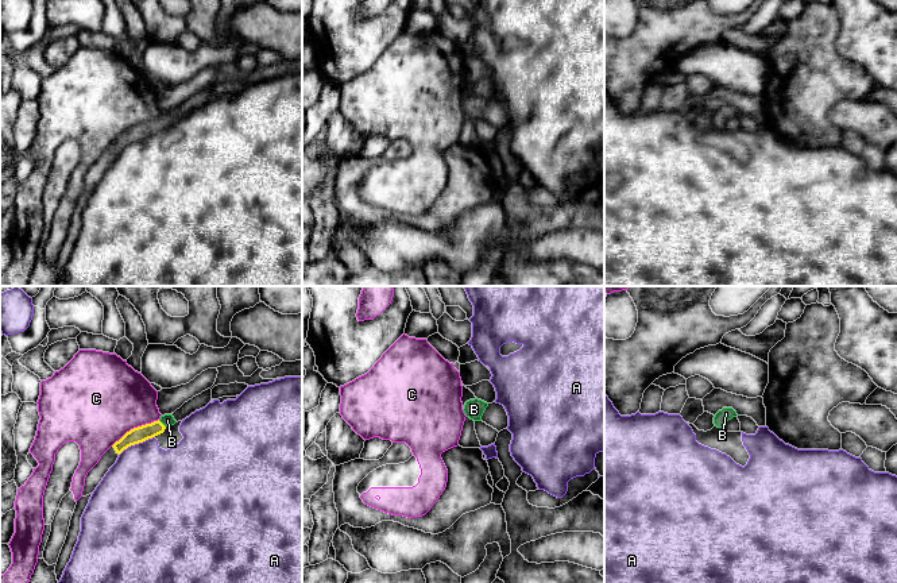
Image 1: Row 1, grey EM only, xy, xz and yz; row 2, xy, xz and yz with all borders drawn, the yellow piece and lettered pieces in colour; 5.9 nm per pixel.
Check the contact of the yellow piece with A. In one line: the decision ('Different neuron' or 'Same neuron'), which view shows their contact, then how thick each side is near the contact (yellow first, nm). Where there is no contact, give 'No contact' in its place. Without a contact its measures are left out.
Different neuron. Touches yellow in xy. Thickness 100 nm (yellow) against 460 nm

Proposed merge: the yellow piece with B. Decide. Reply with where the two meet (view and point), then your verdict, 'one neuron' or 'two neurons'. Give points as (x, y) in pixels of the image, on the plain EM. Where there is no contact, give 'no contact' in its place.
contact xy (162, 122); one neuron

